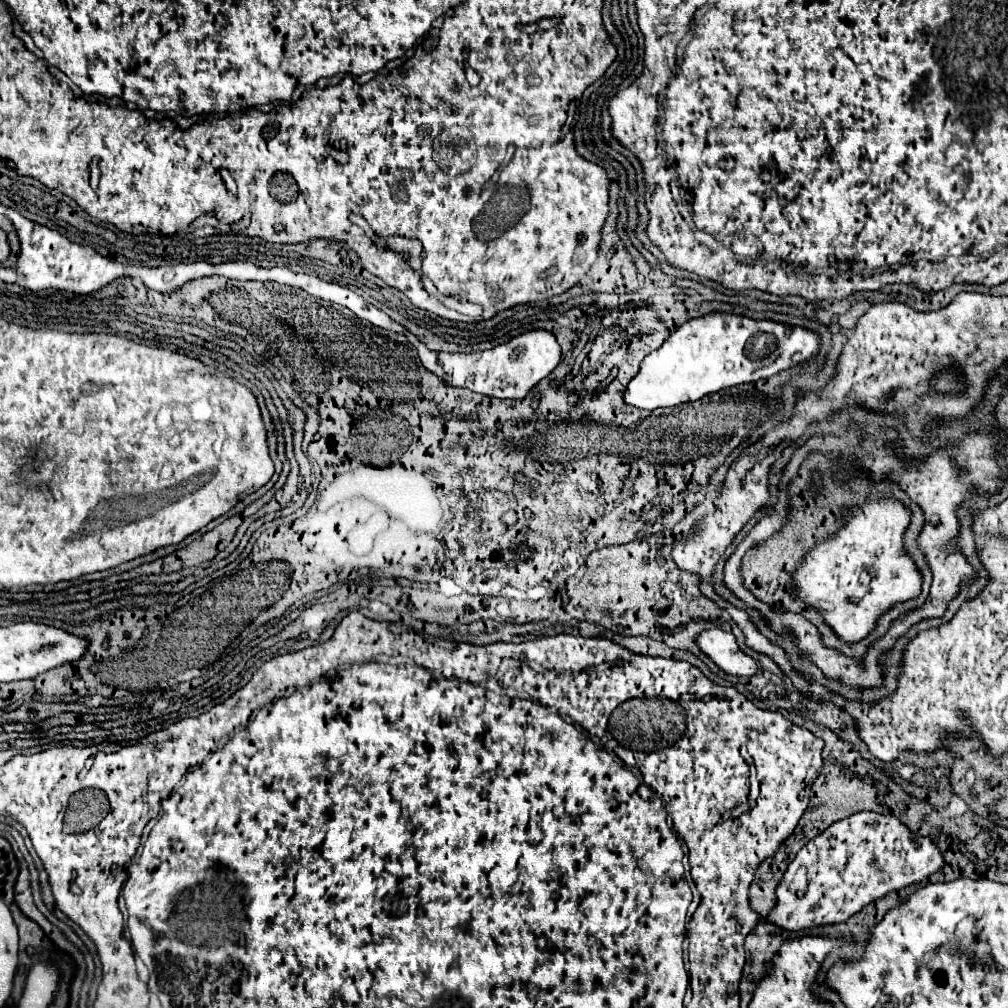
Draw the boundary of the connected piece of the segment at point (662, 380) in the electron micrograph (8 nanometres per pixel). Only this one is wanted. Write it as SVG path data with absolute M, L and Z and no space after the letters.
M711 312L705 316L691 318L683 326L679 326L659 350L651 352L639 368L639 374L629 382L625 392L625 402L637 408L655 410L665 406L677 406L683 402L695 402L707 394L757 382L761 378L769 378L773 374L779 374L783 370L789 370L793 366L799 366L819 352L819 334L813 330L807 330L803 326L789 328L787 324L773 322L773 320L753 320L739 314L725 314L725 312Z

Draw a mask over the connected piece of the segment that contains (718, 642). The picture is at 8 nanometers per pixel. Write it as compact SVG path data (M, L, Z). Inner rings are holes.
M721 628L707 630L697 638L697 644L727 674L755 676L759 670L759 662L737 646L737 638L731 632Z

